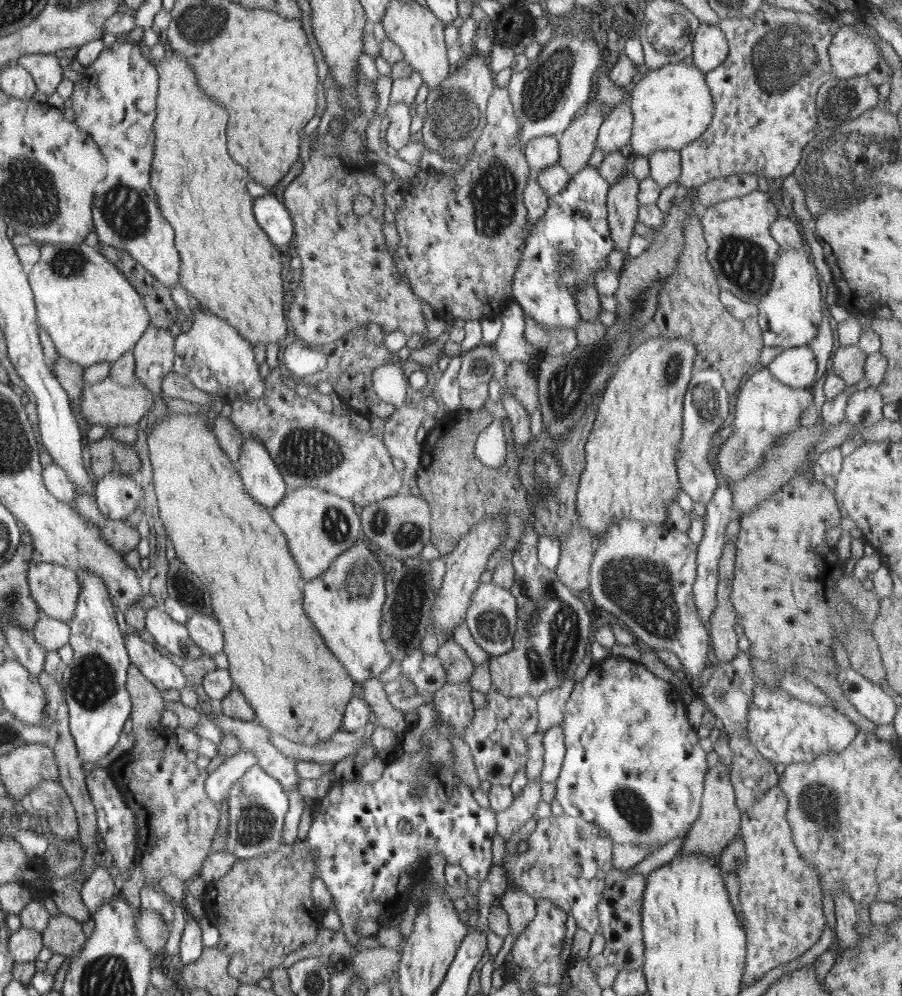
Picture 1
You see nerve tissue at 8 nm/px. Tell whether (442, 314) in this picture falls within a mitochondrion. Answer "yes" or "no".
no

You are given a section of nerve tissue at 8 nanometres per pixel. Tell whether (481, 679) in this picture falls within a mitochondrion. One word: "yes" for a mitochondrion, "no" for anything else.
no

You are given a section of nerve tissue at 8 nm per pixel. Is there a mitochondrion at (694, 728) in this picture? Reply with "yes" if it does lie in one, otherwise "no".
no

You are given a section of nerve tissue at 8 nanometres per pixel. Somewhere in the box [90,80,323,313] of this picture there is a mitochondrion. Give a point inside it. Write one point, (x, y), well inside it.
(124, 210)

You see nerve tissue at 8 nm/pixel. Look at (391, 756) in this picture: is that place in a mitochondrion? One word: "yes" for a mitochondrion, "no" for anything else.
no

